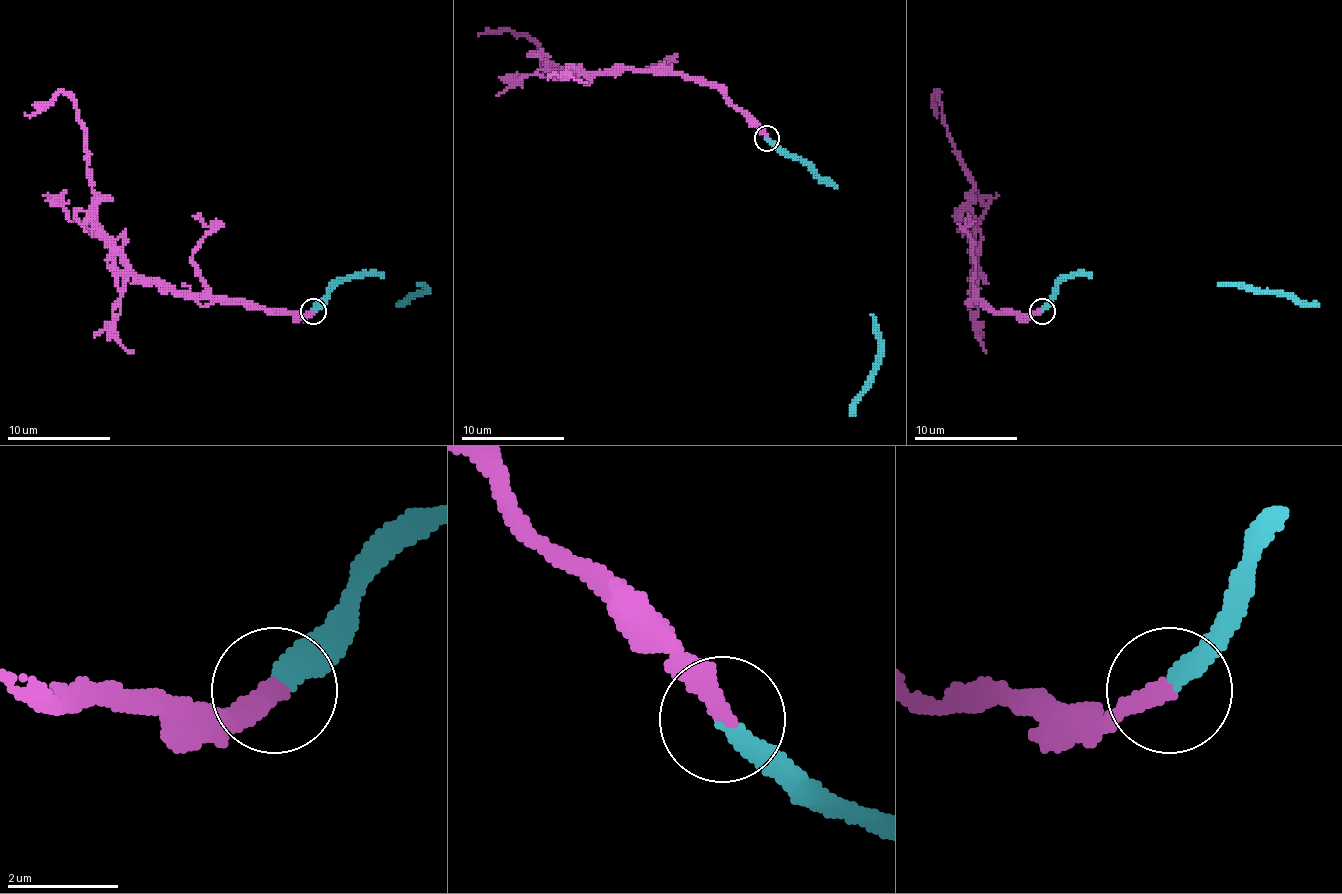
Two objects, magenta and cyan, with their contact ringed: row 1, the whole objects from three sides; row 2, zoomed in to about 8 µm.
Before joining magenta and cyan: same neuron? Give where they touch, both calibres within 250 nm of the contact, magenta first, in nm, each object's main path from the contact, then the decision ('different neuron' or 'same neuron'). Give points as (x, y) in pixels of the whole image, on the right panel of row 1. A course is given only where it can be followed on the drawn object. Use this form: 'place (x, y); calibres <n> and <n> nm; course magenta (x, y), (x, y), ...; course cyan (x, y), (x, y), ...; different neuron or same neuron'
place (1042, 311); calibres 360 and 320 nm; course magenta (1042, 311), (996, 314), (973, 293), (978, 267), (973, 180), (949, 136), (936, 92), (934, 112), (939, 112); course cyan (1042, 309), (1066, 278), (1244, 288), (1285, 293), (1319, 306); same neuron

